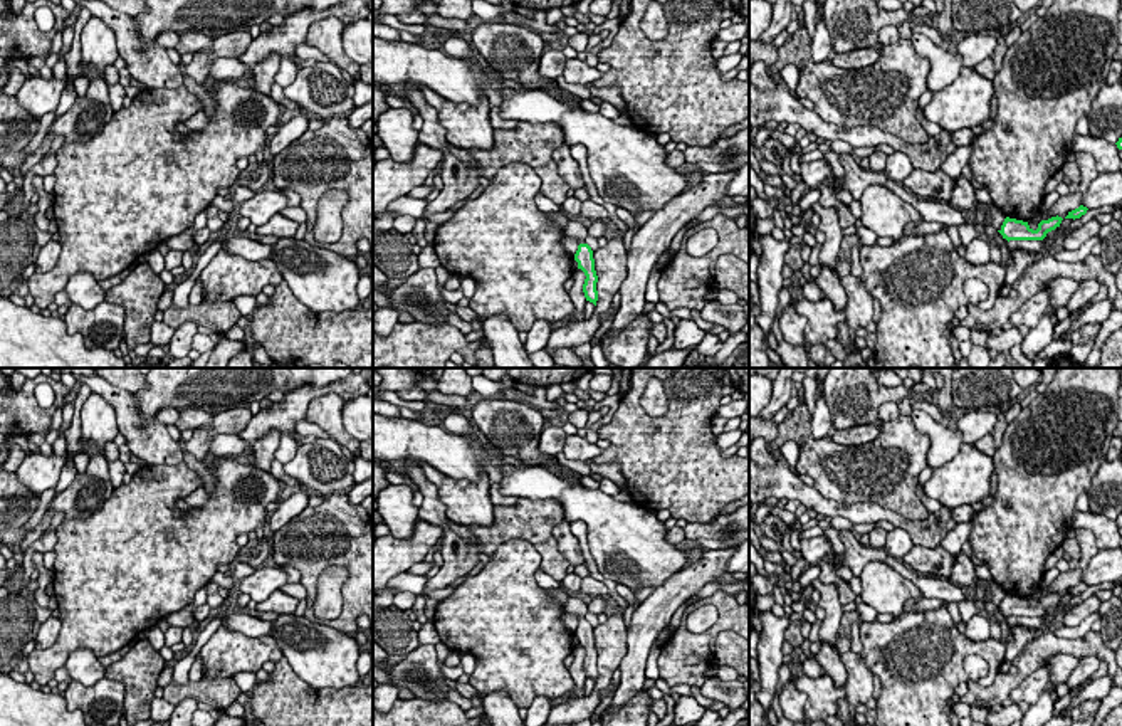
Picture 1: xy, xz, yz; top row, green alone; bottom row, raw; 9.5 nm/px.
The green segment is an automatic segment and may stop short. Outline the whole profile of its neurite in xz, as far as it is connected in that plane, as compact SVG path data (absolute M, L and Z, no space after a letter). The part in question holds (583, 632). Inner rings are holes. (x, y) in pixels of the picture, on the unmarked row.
M568 598L563 605L566 613L574 613L579 622L574 630L574 637L578 639L578 645L581 645L586 652L585 660L583 660L583 669L586 677L593 679L596 682L598 677L598 667L596 667L596 659L598 652L595 647L595 635L593 635L593 627L591 623L585 618L588 612L588 605L581 598Z

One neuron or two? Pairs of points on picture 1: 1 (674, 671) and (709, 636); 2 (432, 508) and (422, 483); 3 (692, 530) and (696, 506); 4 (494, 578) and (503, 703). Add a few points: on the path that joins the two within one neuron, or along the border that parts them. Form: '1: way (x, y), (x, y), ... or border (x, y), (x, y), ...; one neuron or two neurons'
1: way (676, 659), (691, 644), (697, 644); one neuron
2: way (432, 501), (427, 489); one neuron
3: border (718, 515), (707, 521), (687, 523); two neurons
4: border (484, 694), (504, 691), (518, 708); two neurons

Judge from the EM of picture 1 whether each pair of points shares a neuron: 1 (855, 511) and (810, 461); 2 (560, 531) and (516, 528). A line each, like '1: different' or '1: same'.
1: different
2: different

